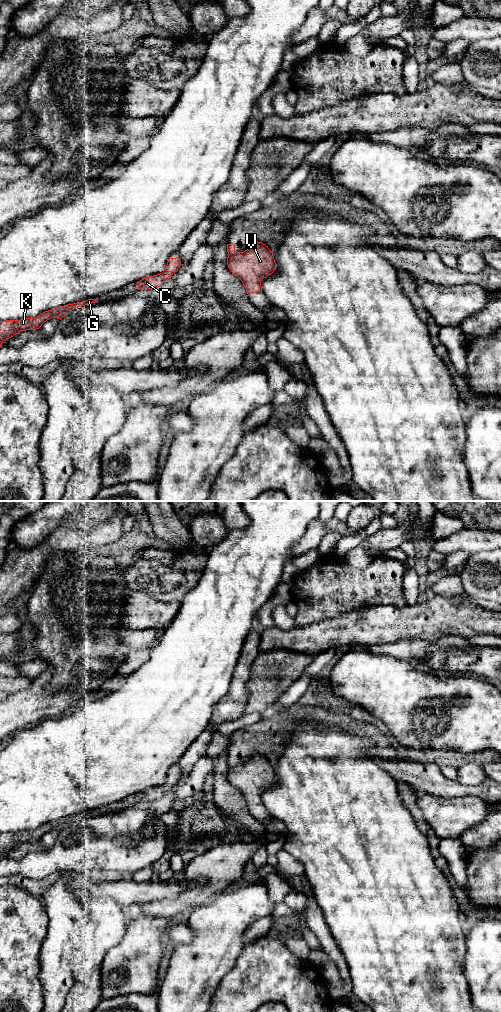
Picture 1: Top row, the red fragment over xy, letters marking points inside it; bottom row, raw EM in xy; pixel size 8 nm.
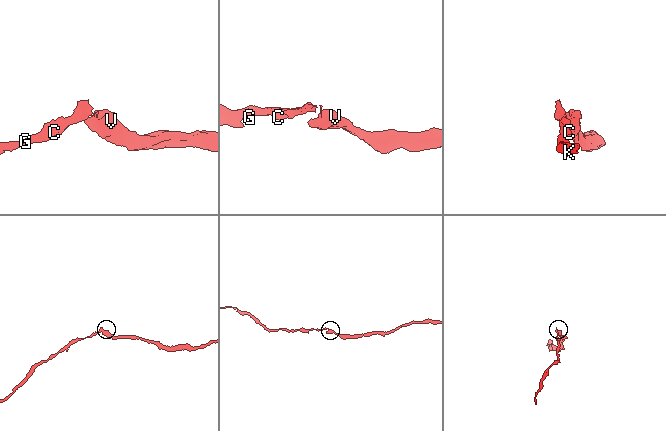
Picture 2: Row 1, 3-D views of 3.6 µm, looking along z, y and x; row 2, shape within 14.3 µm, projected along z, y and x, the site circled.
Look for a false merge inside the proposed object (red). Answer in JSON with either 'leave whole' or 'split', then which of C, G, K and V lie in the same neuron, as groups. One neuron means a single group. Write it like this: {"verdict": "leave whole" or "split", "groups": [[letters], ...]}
{"verdict": "split", "groups": [["C", "G", "K"], ["V"]]}

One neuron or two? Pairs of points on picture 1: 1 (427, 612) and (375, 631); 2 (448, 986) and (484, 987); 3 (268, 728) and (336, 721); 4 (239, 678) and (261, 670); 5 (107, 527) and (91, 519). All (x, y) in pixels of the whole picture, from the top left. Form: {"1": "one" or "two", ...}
{"1": "one", "2": "two", "3": "one", "4": "two", "5": "two"}

